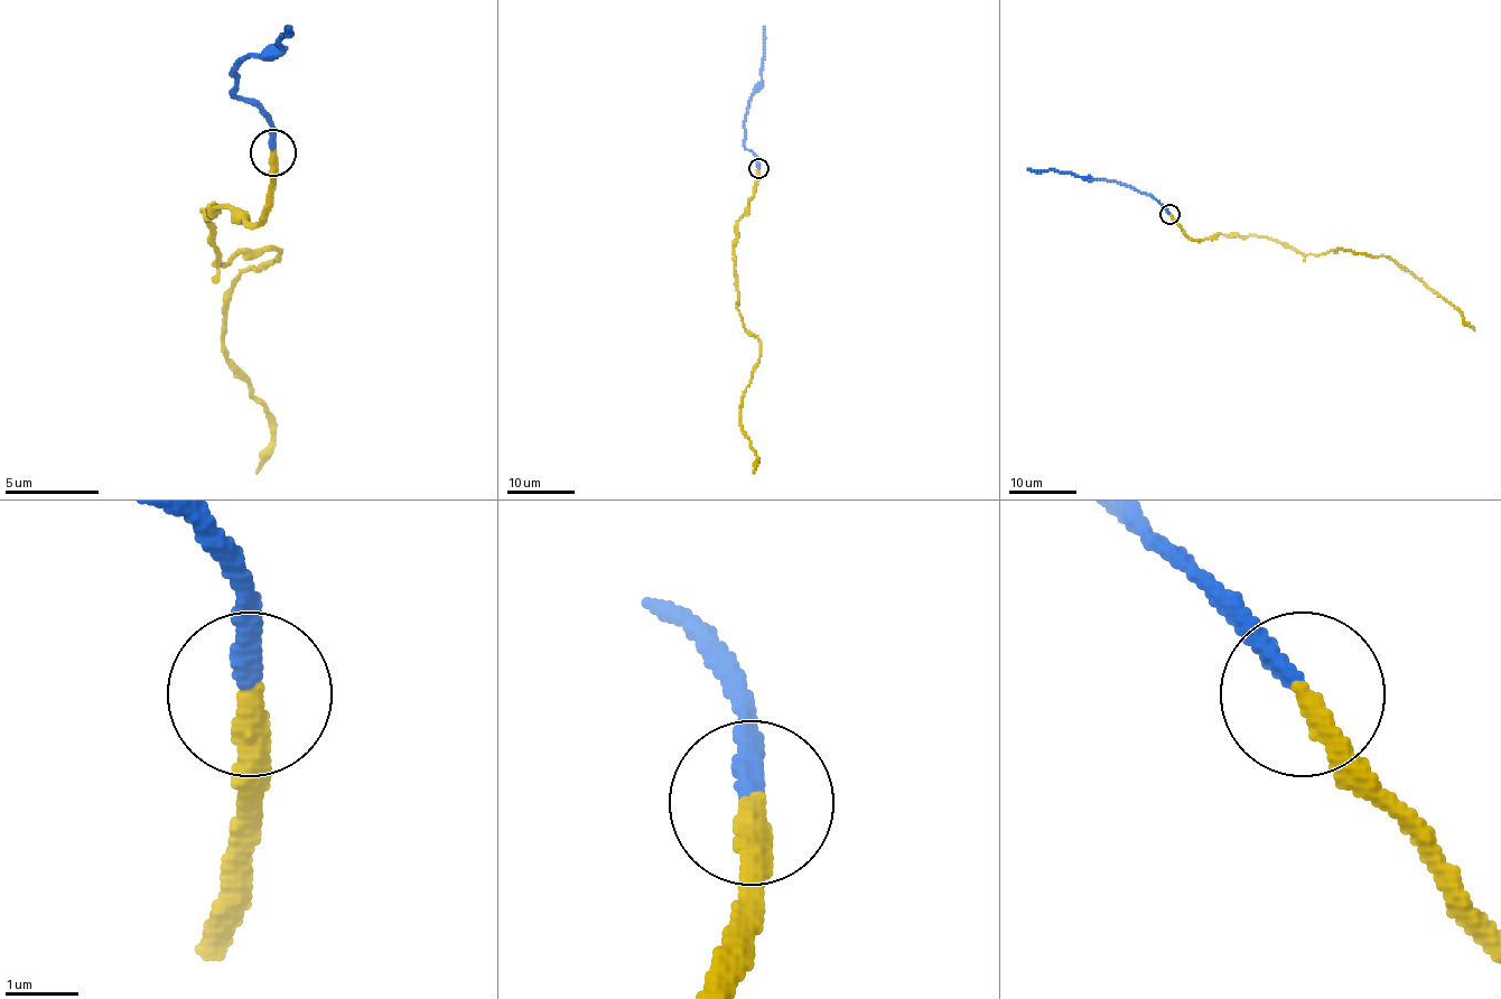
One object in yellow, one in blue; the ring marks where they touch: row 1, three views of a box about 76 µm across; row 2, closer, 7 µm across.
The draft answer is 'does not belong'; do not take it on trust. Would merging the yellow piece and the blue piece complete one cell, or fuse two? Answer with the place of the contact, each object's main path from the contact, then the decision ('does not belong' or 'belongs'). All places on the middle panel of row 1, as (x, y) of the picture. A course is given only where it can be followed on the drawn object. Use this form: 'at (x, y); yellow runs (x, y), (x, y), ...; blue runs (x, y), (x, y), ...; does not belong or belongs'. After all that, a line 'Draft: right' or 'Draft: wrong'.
at (758, 168); yellow runs (757, 168), (757, 185), (737, 222), (734, 245), (737, 310), (760, 343), (740, 430), (757, 459), (753, 473); blue runs (757, 168), (757, 158), (744, 146), (744, 122), (753, 89), (761, 80), (763, 26); does not belong
Draft: right

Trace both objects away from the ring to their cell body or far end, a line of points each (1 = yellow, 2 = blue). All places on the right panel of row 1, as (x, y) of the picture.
1: (1169, 214), (1193, 239), (1271, 237), (1305, 254), (1344, 250), (1386, 257), (1432, 288), (1474, 330)
2: (1169, 214), (1147, 194), (1124, 185), (1027, 168)

